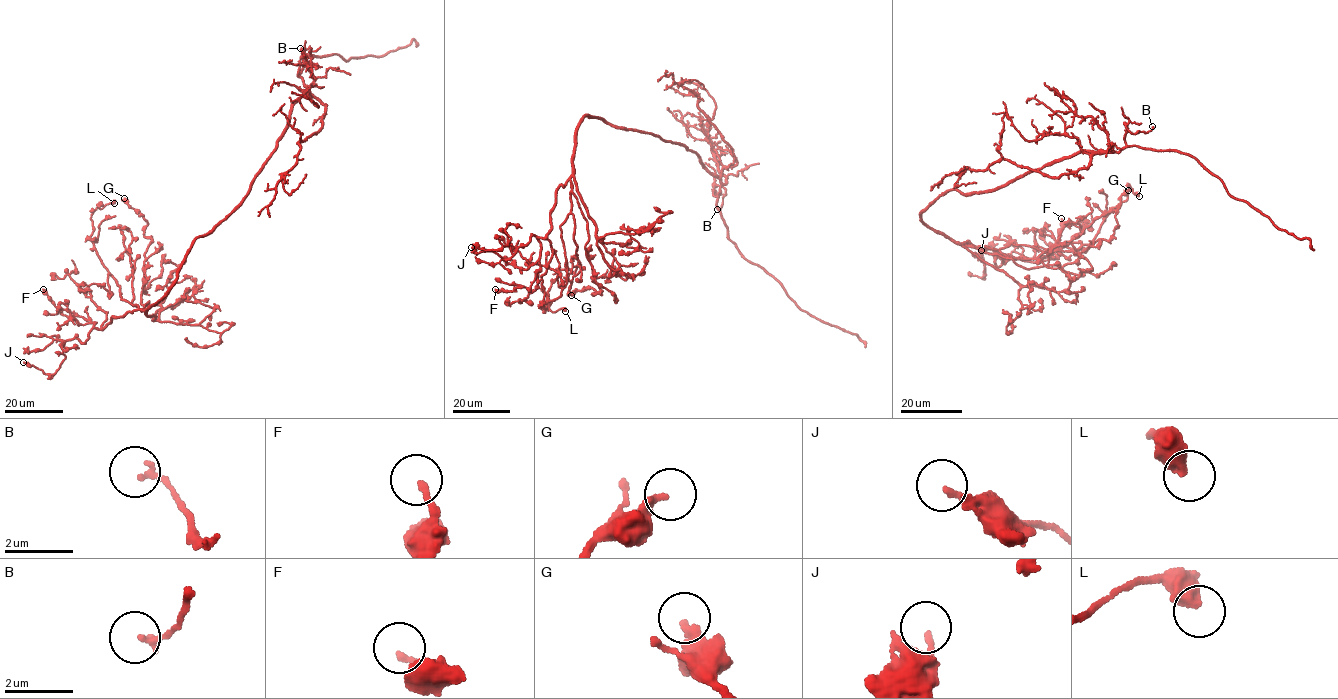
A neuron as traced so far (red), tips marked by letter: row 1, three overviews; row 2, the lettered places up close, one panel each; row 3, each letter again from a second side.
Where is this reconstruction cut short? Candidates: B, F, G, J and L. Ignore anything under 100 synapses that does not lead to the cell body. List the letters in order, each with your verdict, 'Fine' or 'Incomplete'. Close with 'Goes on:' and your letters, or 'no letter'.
B: Fine
F: Fine
G: Fine
J: Fine
L: Fine
Goes on: no letter

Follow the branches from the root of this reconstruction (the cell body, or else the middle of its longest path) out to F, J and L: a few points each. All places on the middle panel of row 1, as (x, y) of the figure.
F: (646, 133), (583, 118), (572, 175), (556, 193), (550, 230), (537, 238), (535, 280), (529, 288), (495, 289)
J: (646, 133), (586, 115), (544, 237), (531, 234), (513, 253), (505, 228), (507, 245), (471, 247)
L: (646, 133), (586, 115), (576, 132), (571, 211), (560, 227), (566, 284), (543, 309), (565, 311)

